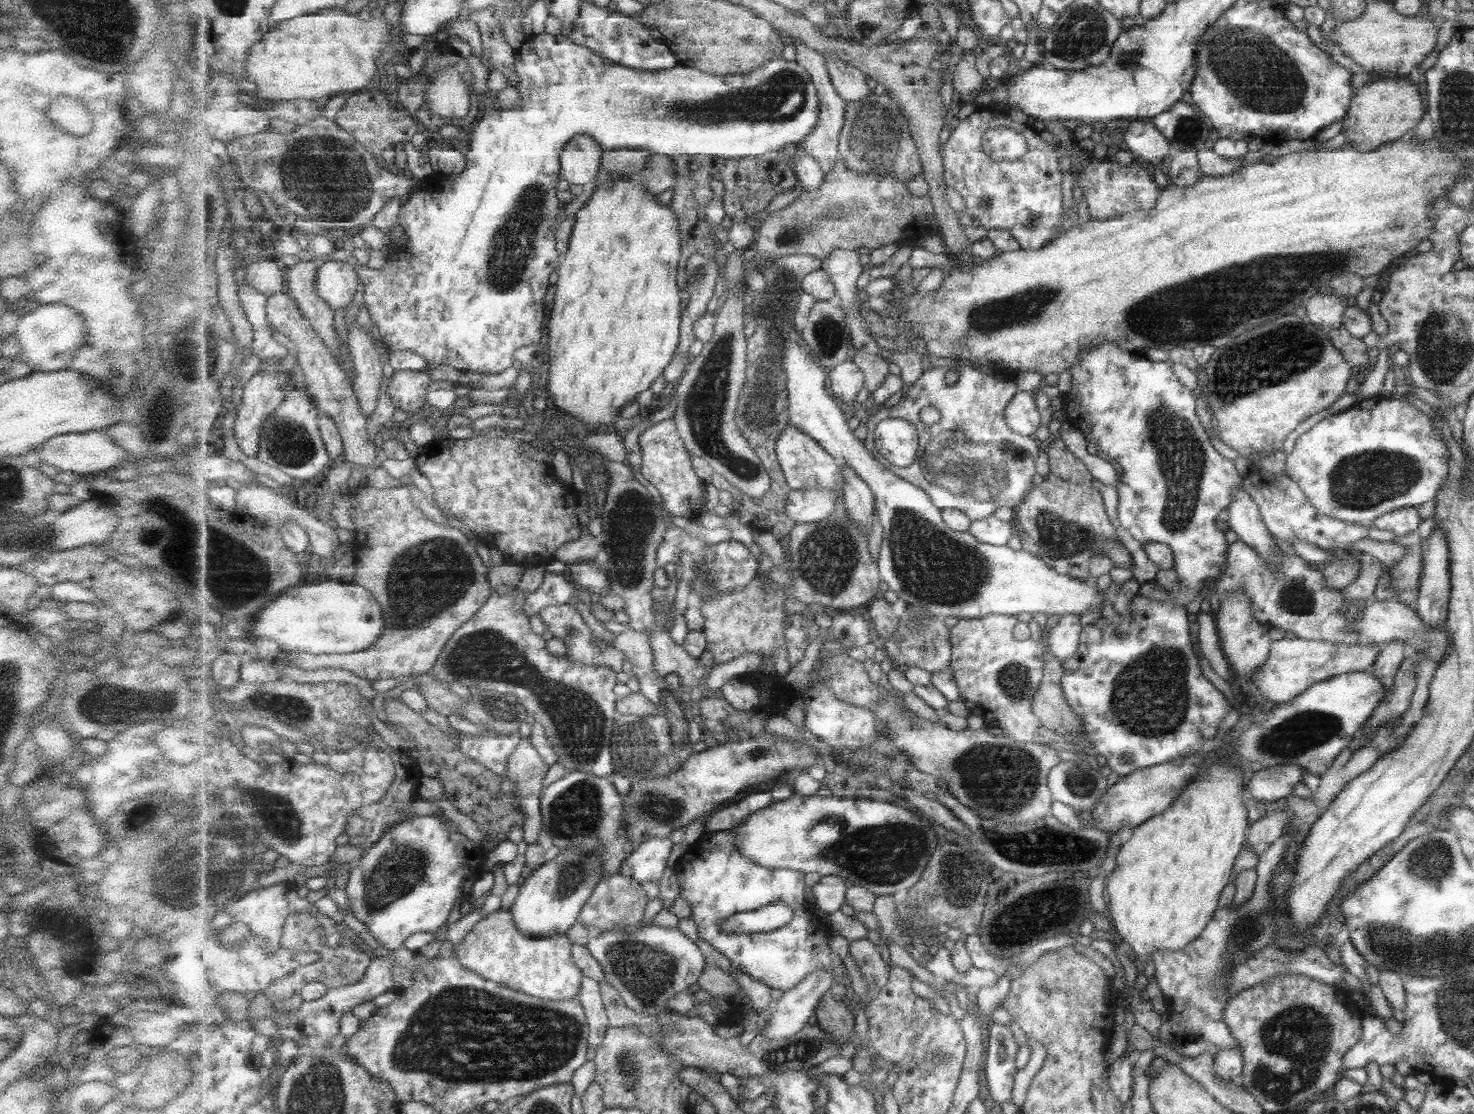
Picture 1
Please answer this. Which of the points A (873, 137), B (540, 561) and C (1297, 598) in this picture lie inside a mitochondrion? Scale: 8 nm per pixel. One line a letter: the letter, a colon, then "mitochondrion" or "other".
A: mitochondrion
B: other
C: mitochondrion

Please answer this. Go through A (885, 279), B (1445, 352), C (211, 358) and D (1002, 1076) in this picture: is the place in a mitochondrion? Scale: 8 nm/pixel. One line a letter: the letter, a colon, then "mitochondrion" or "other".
A: other
B: mitochondrion
C: mitochondrion
D: other

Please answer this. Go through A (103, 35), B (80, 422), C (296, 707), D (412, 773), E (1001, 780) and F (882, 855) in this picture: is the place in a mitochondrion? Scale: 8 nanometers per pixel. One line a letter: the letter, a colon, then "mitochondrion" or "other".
A: mitochondrion
B: other
C: mitochondrion
D: other
E: mitochondrion
F: mitochondrion

